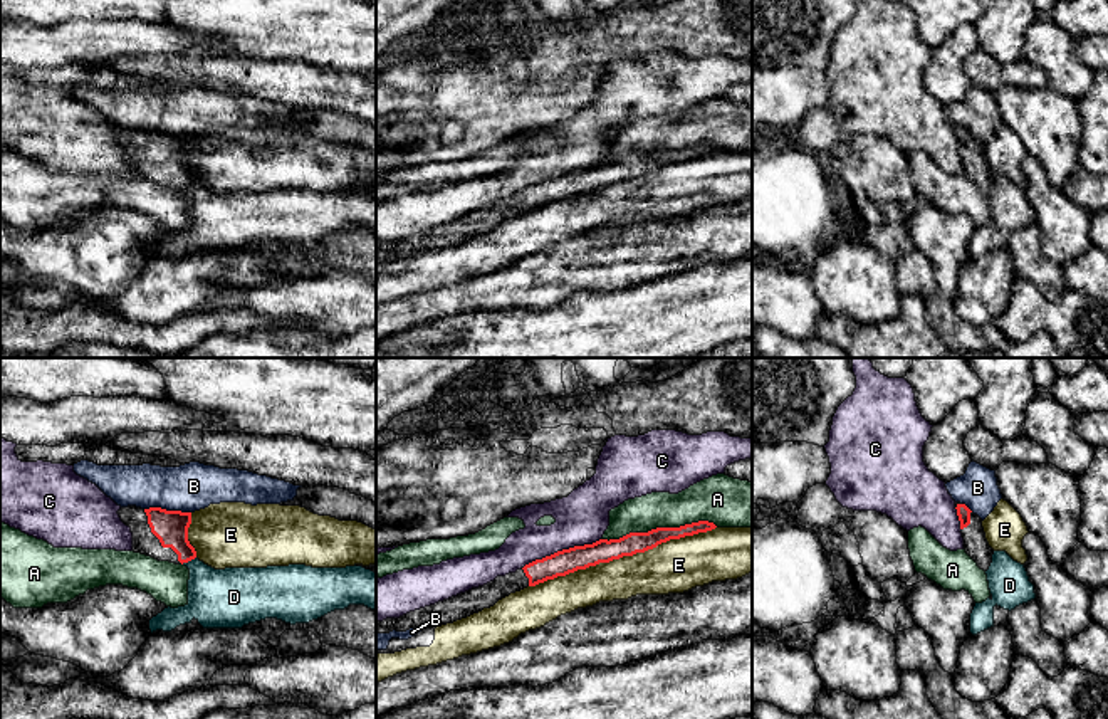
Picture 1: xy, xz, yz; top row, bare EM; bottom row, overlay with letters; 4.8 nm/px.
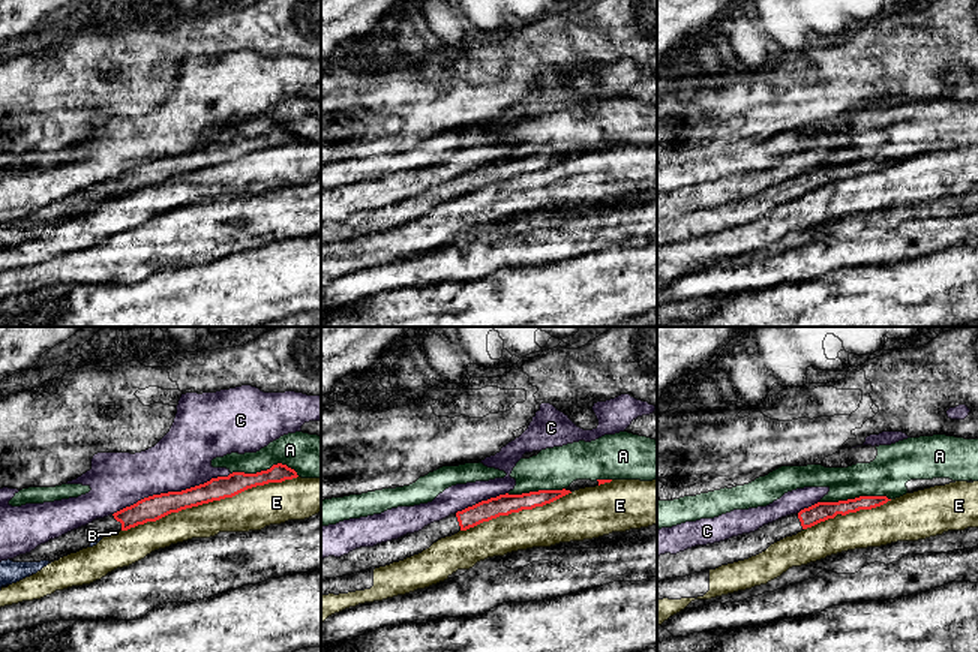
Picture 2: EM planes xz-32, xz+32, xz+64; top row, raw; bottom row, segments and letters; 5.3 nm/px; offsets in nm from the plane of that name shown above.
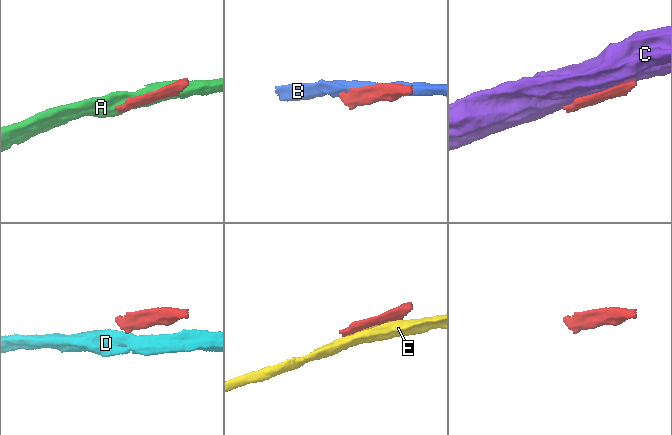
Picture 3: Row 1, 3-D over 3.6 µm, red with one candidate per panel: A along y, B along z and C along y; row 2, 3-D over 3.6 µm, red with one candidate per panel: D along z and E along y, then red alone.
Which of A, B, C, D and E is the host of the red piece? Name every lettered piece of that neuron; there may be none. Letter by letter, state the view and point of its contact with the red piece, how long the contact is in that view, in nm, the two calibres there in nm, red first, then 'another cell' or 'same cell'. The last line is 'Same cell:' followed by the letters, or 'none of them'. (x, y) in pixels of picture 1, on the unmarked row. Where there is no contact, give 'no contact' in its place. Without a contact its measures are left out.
A: xz (658, 152) | 550 nm | 100/190 nm | another cell
B: xy (168, 135) | 220 nm | 160/220 nm | another cell
C: xz (563, 173) | 400 nm | 120/260 nm | another cell
D: xy (188, 183) | 80 nm | 160/280 nm | another cell
E: xz (621, 180) | 950 nm | 120/240 nm | another cell
Same cell: none of them

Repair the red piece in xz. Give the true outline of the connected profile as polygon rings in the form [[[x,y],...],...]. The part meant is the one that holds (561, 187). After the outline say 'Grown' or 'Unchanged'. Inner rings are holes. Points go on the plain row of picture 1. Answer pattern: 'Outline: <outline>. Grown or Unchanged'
Outline: [[[698,144],[680,151],[656,151],[648,156],[630,156],[619,163],[599,163],[593,168],[562,173],[542,183],[536,183],[515,197],[497,200],[483,210],[472,212],[448,223],[410,235],[400,242],[378,245],[376,257],[389,257],[393,254],[406,255],[410,252],[436,252],[453,247],[478,237],[483,232],[490,232],[499,223],[527,210],[536,210],[547,203],[566,200],[599,186],[609,186],[623,180],[645,176],[670,163],[707,156],[715,151],[717,150],[713,146]]]. Grown

